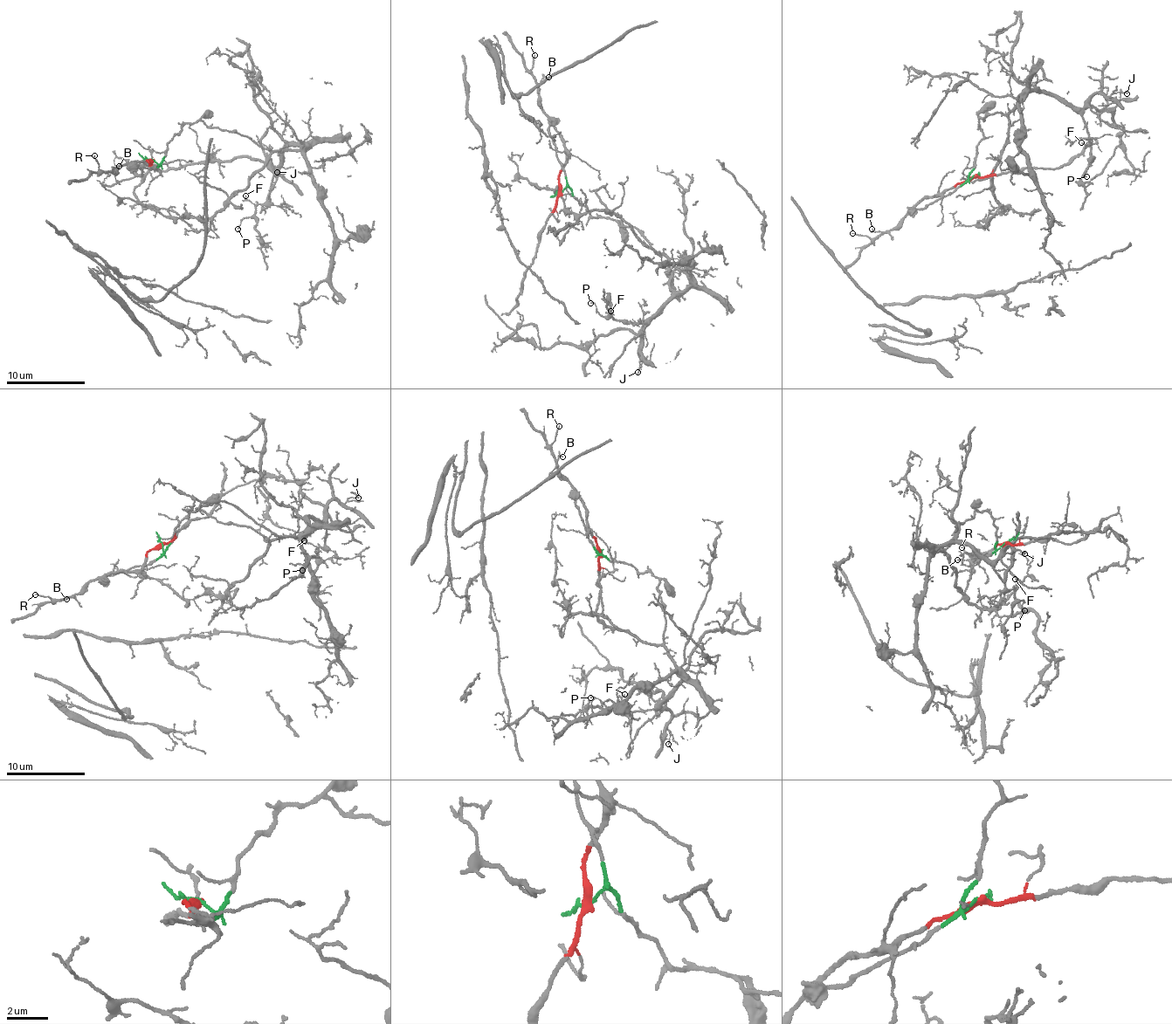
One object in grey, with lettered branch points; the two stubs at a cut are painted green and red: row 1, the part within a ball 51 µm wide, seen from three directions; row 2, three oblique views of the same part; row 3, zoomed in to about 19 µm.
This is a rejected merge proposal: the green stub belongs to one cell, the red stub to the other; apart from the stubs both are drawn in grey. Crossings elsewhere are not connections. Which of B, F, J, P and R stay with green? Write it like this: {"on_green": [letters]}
{"on_green": ["F", "J", "P"]}

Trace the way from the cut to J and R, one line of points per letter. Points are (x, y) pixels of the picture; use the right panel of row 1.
J: (974, 175), (980, 119), (1007, 114), (1034, 90), (1078, 109), (1094, 94), (1127, 93)
R: (974, 177), (915, 203), (892, 229), (876, 237), (852, 234)

